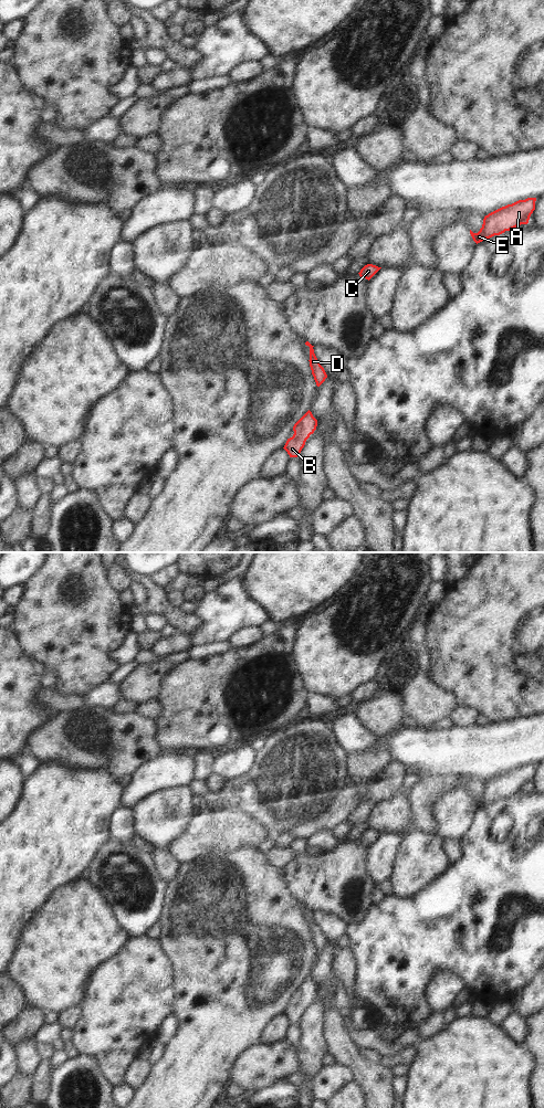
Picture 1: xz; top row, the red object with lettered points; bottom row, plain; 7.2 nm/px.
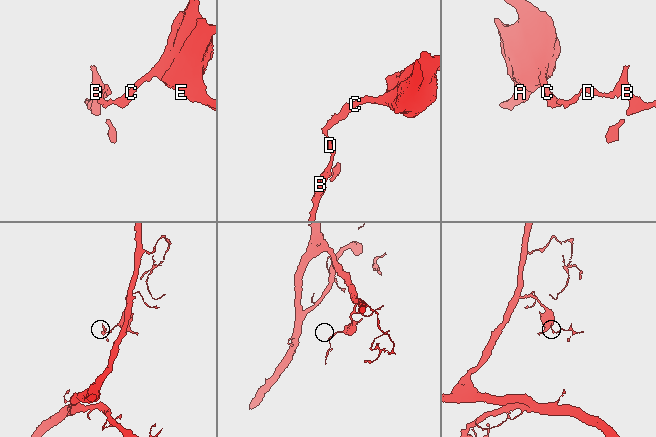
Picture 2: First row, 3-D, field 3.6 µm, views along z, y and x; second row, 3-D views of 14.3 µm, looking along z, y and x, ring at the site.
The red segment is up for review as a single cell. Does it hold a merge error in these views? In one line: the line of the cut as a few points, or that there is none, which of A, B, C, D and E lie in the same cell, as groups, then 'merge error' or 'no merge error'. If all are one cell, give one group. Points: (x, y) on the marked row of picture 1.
no cut | A B C D E | no merge error

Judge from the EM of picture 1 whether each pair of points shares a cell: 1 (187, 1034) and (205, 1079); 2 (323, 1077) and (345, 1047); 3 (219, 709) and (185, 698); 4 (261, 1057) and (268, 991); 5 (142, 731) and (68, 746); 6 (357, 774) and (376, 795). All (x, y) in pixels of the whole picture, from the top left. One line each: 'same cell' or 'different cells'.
1: same cell
2: different cells
3: same cell
4: different cells
5: same cell
6: different cells

